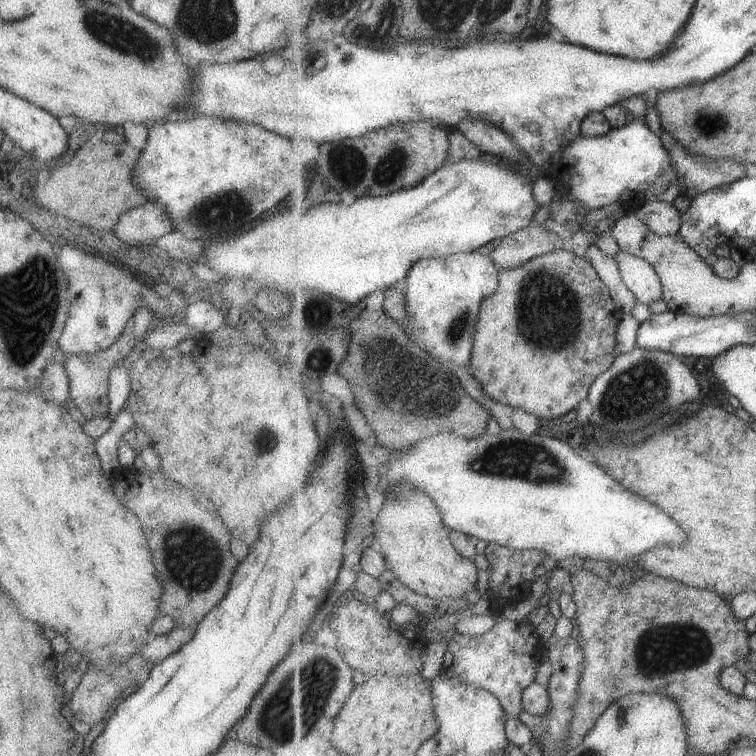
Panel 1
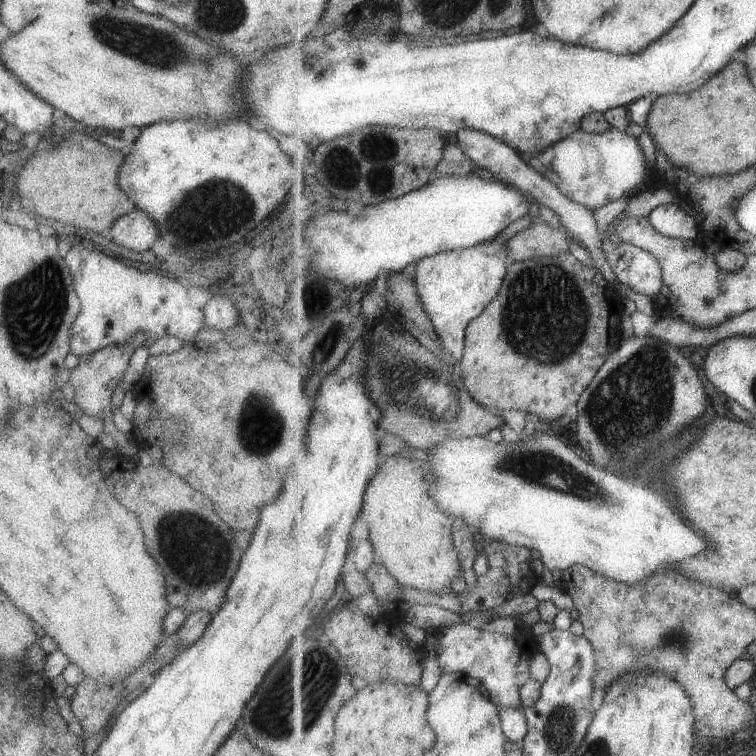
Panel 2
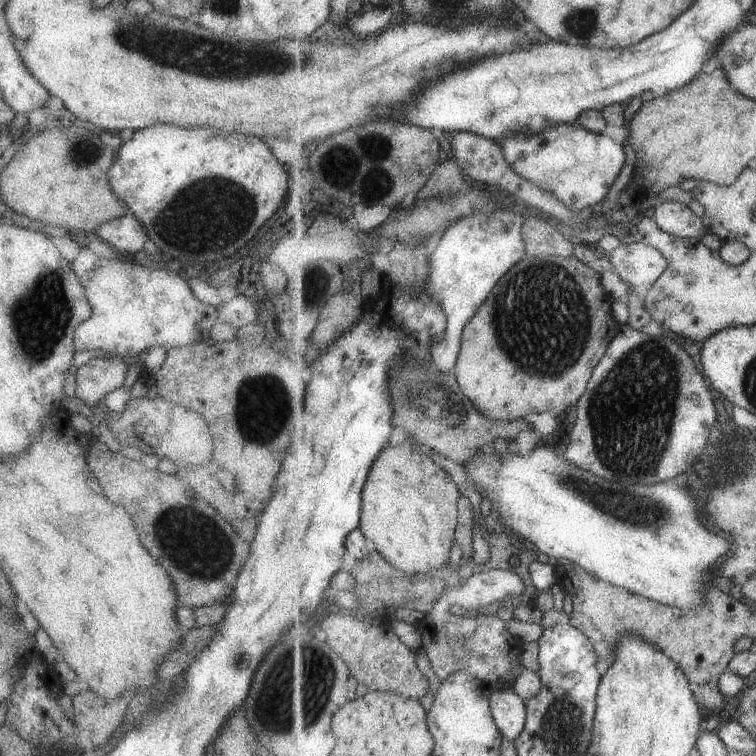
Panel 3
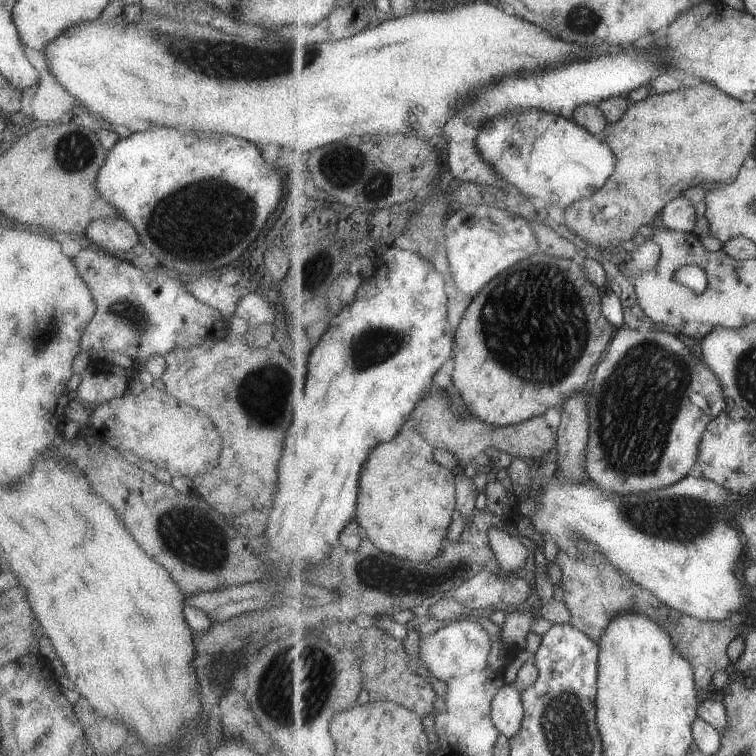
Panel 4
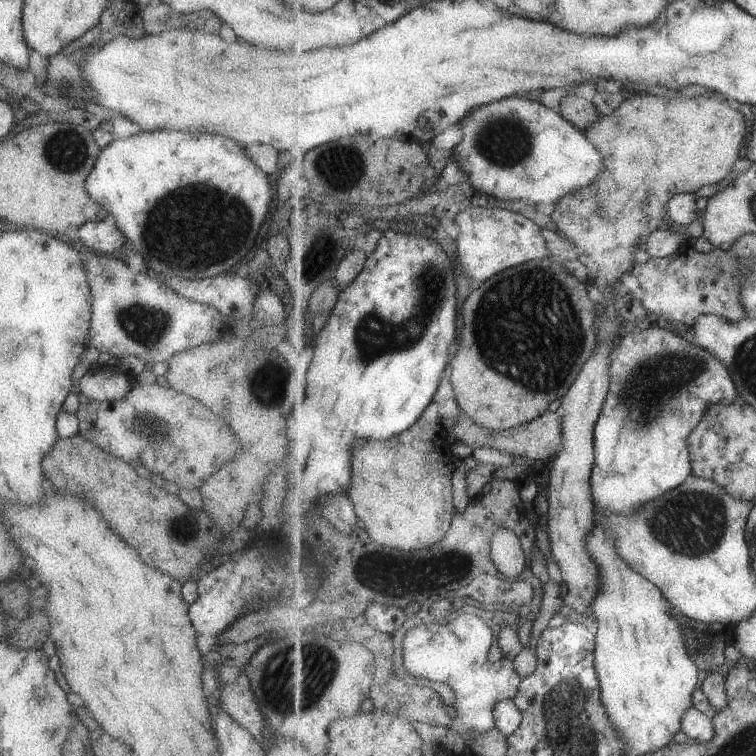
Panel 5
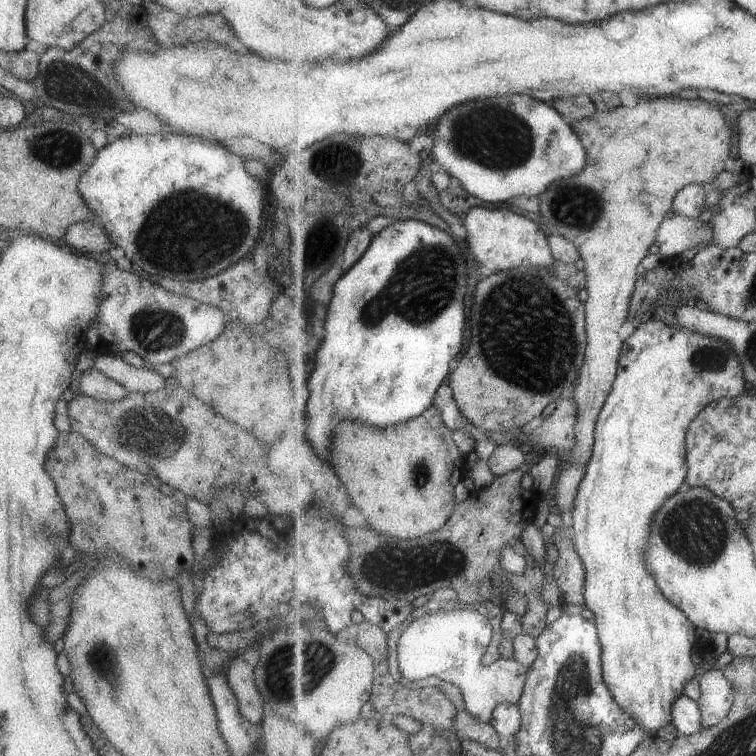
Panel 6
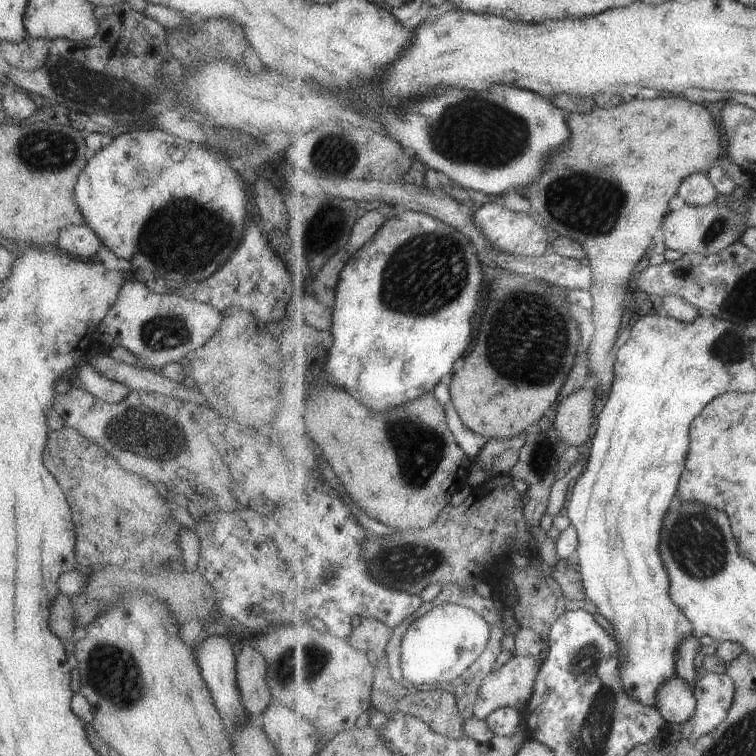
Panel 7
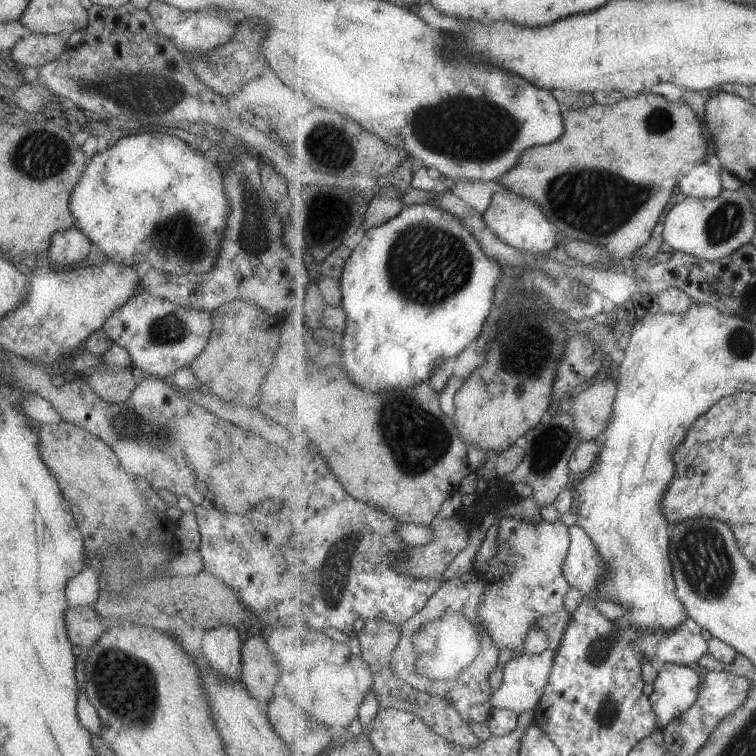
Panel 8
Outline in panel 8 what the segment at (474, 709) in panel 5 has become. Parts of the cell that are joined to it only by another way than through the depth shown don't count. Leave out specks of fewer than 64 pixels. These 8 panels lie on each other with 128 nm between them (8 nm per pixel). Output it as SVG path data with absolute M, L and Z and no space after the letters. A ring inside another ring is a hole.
M445 612L439 620L423 624L423 628L413 636L415 654L417 654L417 674L427 676L431 680L443 680L459 674L461 669L467 668L482 646L482 631L479 624L473 624L461 612ZM549 648L541 654L527 653L523 656L512 656L504 667L504 679L501 688L493 691L493 696L491 696L493 709L511 709L518 715L527 710L534 710L545 694L557 652L559 650Z

